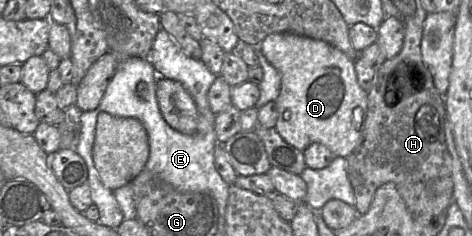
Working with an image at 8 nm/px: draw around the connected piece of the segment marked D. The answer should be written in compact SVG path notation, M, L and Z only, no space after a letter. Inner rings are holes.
M293 33L269 34L260 50L281 76L275 126L279 135L301 151L318 142L346 158L359 144L367 116L368 91L357 81L355 61L325 41Z

